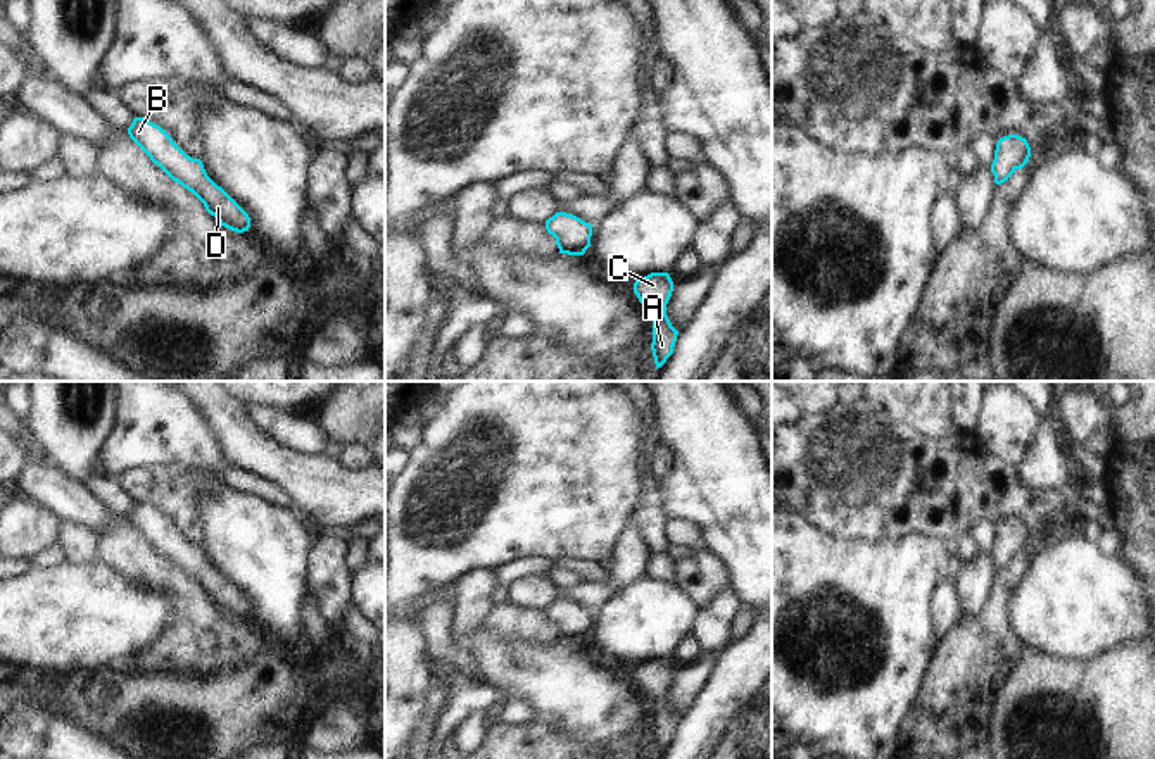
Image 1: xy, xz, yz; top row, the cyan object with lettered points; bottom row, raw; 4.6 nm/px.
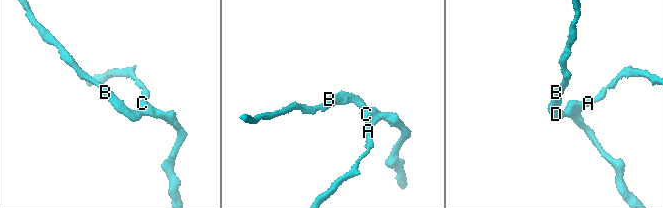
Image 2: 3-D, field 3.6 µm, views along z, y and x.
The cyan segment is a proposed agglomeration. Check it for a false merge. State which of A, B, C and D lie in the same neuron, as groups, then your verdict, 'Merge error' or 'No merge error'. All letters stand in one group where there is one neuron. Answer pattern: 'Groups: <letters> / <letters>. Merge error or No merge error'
Groups: A B C D. No merge error

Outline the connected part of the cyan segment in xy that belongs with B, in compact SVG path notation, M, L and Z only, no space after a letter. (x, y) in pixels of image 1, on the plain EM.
M135 504L128 521L173 568L192 578L221 612L237 619L249 618L249 600L207 562L202 547L186 542L166 516Z

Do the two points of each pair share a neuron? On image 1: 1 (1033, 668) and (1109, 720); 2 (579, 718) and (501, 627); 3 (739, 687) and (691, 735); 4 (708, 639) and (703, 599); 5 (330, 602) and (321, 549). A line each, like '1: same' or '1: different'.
1: same
2: different
3: same
4: different
5: same

